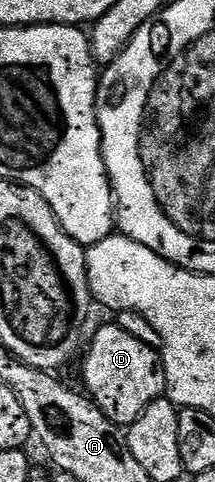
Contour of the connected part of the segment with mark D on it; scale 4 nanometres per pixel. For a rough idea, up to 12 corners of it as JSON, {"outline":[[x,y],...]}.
{"outline":[[116,322],[91,333],[83,387],[133,424],[165,395],[161,353]]}

